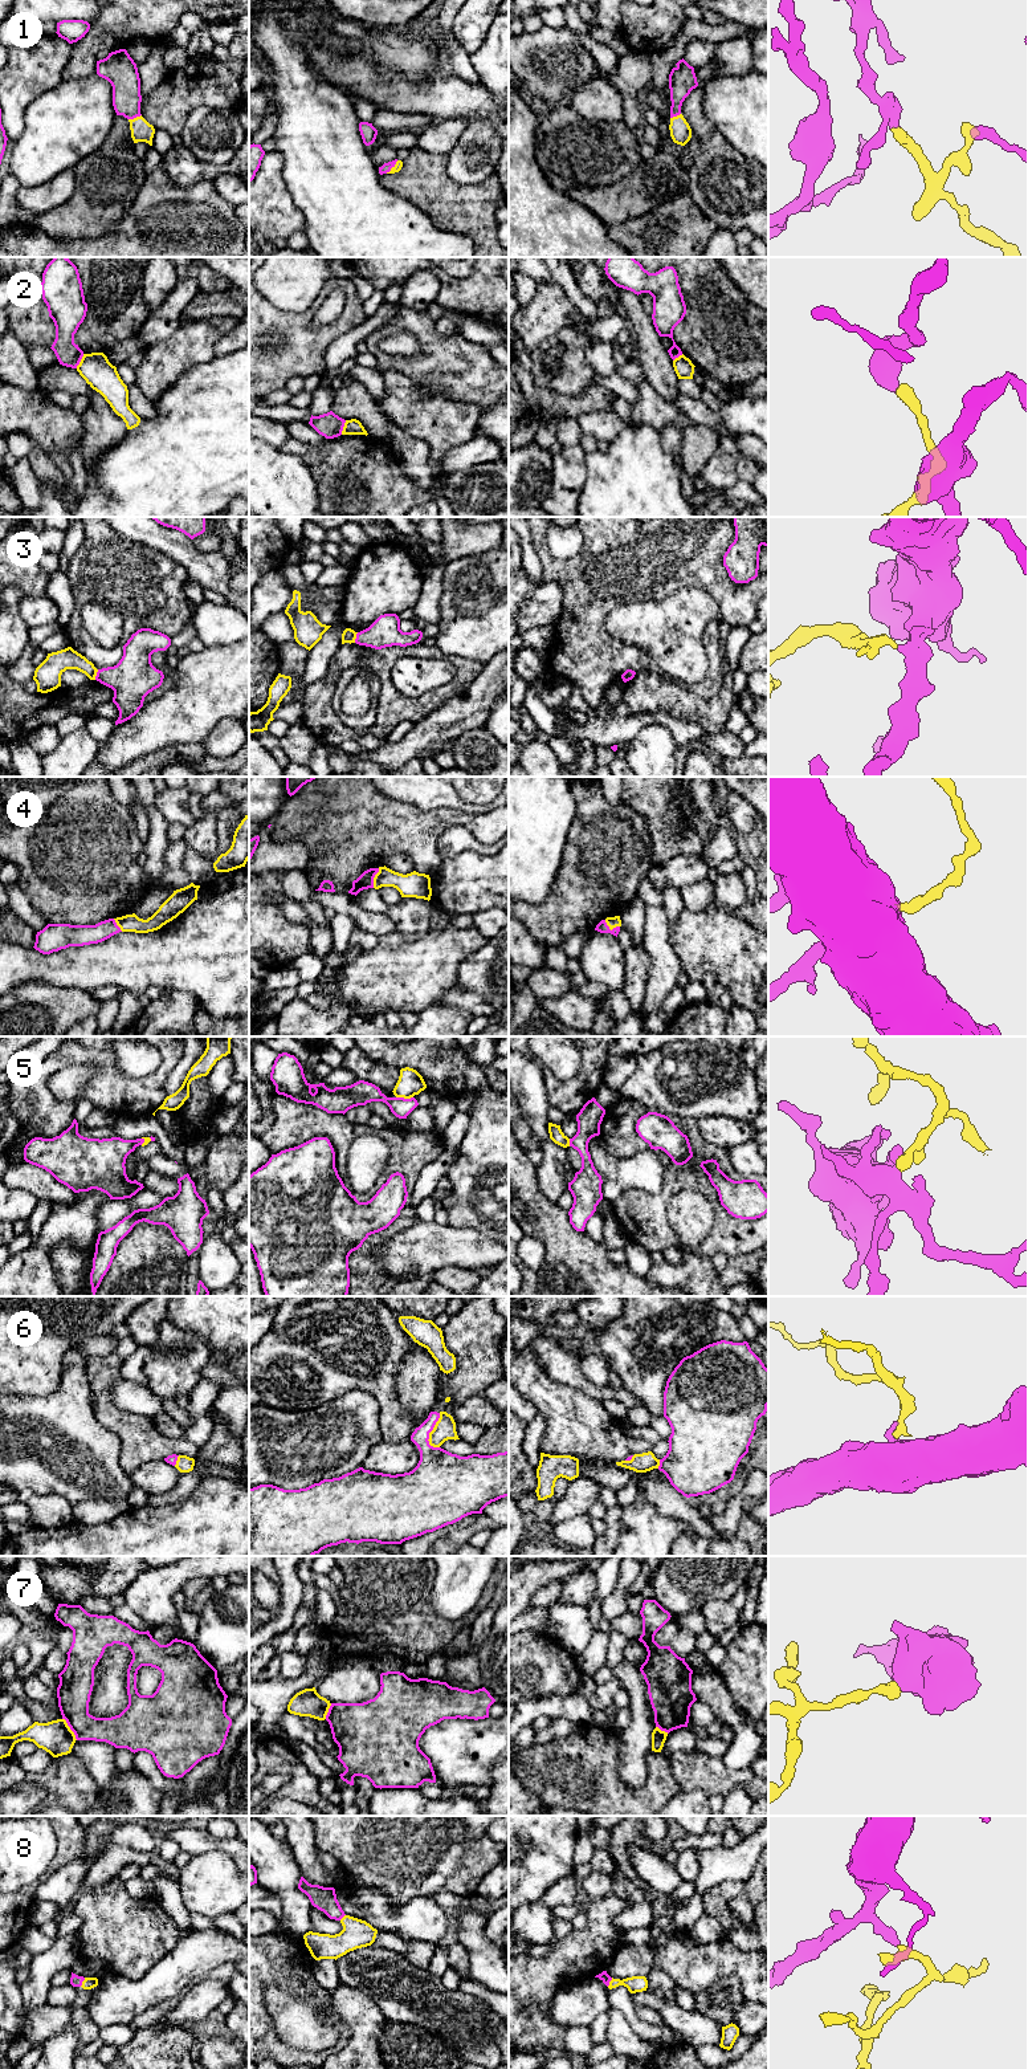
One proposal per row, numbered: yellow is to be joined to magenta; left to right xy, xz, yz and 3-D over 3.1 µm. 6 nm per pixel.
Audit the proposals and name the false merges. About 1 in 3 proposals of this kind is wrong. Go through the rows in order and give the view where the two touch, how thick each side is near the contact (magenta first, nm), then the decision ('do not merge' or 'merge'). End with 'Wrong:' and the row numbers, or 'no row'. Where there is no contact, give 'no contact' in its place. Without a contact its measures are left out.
1: contact in xz; calibres 60 and 50 nm; merge
2: contact in xy; calibres 150 and 190 nm; do not merge
3: contact in xy; calibres 260 and 130 nm; merge
4: contact in xz; calibres 100 and 150 nm; merge
5: contact in xz; calibres 140 and 150 nm; do not merge
6: contact in xz; calibres 260 and 130 nm; merge
7: contact in xy; calibres 200 and 200 nm; do not merge
8: contact in xy; calibres 70 and 70 nm; merge
Wrong: 2, 5, 7

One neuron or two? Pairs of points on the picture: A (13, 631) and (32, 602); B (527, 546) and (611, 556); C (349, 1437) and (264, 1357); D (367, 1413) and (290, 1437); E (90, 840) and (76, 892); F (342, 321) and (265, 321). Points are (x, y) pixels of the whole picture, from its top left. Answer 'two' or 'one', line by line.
A: two
B: two
C: two
D: one
E: one
F: one

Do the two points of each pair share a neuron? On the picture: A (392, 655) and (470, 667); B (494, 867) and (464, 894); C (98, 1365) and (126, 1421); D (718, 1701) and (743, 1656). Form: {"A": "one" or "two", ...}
{"A": "one", "B": "one", "C": "one", "D": "two"}

